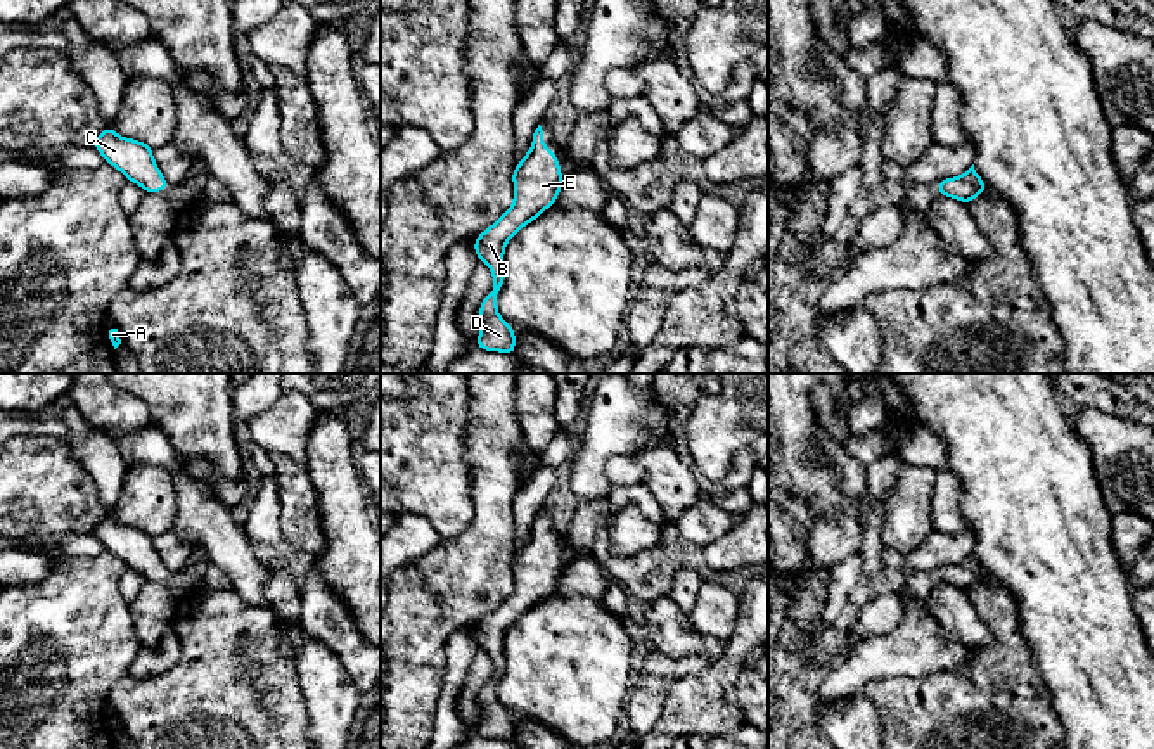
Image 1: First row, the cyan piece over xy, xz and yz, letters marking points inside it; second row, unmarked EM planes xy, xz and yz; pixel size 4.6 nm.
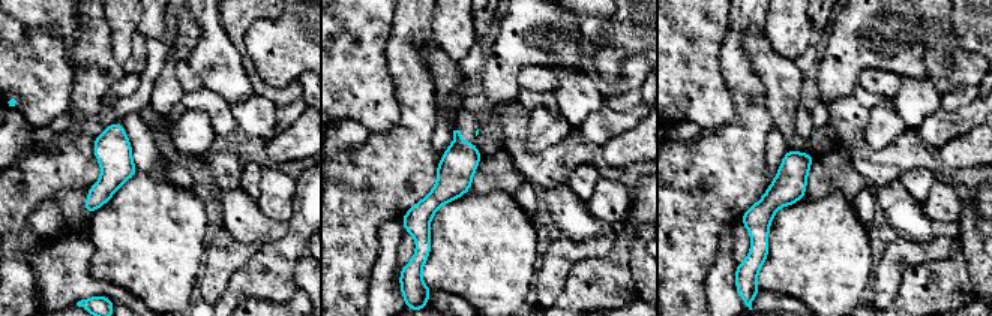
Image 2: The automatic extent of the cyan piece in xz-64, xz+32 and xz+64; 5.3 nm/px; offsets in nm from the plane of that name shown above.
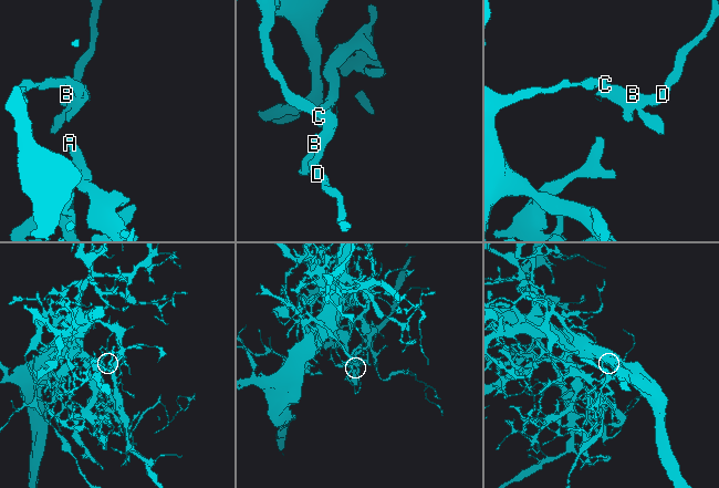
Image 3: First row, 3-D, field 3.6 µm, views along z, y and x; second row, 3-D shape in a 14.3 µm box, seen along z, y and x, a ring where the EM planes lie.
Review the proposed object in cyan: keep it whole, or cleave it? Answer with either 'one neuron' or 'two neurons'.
one neuron

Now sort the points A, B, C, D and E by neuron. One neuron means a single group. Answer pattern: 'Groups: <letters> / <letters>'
Groups: A B C D E

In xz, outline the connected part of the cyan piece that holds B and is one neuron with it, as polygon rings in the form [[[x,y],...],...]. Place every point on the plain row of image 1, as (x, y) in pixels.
[[[540,512],[533,521],[531,538],[514,554],[512,569],[512,595],[478,623],[472,637],[479,649],[490,654],[493,664],[493,678],[479,690],[481,720],[476,735],[516,744],[516,716],[497,699],[497,683],[505,671],[505,631],[517,618],[555,592],[564,571],[557,541],[545,535]]]

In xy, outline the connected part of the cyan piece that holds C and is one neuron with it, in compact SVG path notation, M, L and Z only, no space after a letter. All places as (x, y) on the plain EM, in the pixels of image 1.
M107 512L92 533L102 541L107 552L118 555L128 569L135 569L147 581L171 576L159 559L149 531L123 526Z

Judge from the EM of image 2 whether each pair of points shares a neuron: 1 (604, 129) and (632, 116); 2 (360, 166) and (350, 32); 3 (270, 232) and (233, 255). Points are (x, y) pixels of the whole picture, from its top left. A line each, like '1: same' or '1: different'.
1: same
2: different
3: different

